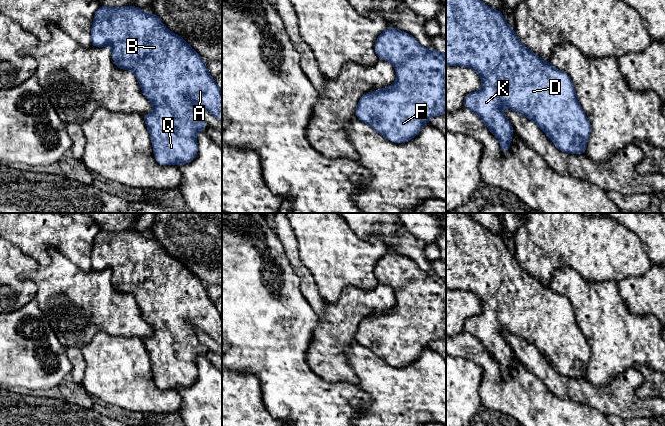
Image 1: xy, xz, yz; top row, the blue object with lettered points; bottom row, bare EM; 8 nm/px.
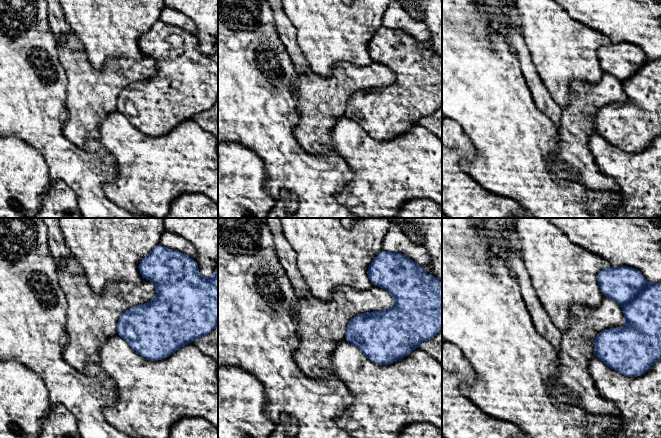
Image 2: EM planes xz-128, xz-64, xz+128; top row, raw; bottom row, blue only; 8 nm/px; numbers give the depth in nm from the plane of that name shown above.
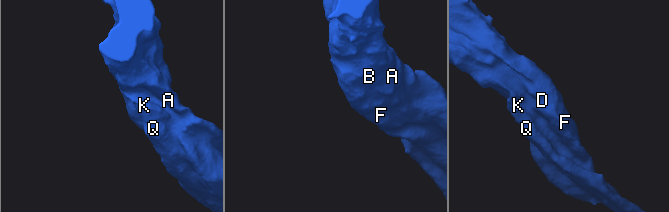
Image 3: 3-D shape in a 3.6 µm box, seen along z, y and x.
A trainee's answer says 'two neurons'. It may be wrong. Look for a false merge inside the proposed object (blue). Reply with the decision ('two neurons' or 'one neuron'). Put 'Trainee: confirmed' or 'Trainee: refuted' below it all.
one neuron
Trainee: refuted

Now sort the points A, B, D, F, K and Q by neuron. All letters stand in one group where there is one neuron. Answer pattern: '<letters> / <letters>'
A B D F K Q

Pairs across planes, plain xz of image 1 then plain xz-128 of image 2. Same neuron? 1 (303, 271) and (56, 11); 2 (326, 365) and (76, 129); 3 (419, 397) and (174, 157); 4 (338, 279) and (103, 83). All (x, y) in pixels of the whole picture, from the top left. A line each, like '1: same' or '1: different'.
1: same
2: same
3: same
4: different

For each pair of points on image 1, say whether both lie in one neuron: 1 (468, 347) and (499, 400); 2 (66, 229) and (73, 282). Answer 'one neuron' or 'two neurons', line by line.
1: one neuron
2: two neurons

